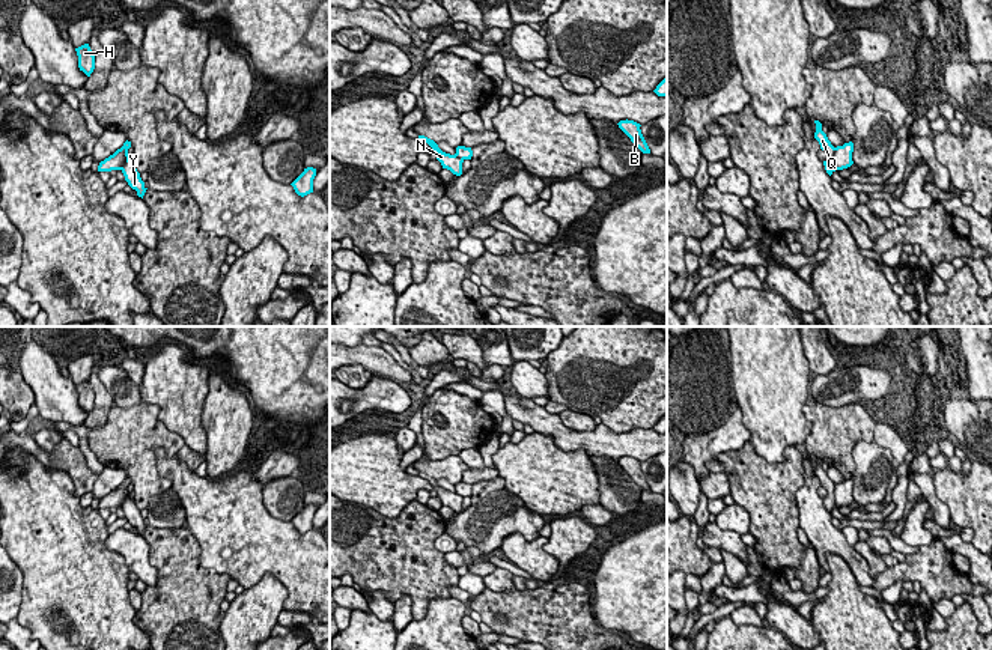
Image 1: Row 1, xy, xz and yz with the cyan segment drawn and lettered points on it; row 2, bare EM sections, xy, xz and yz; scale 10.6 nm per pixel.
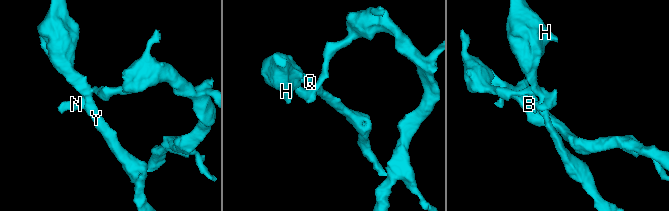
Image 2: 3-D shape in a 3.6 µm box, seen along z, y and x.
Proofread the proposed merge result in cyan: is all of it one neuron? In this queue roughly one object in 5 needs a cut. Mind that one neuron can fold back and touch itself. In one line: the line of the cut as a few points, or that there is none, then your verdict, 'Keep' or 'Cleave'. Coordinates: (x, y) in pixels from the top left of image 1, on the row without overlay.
Split along yz (834, 485), (834, 503), (837, 506). Cleave

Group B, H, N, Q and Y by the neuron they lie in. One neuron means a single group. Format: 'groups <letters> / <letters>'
groups B N / H Q Y

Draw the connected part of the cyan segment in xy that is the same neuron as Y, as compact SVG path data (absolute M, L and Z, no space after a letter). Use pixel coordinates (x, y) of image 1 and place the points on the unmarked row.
M128 489L125 491L125 497L123 497L120 507L125 513L125 518L128 519L128 522L137 528L138 534L143 536L148 525L145 524L145 519L141 518L140 510L137 509L134 500L129 498Z

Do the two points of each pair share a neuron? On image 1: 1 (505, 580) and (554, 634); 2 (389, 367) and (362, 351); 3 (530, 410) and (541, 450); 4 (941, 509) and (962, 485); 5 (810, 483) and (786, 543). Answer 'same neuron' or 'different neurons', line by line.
1: different neurons
2: same neuron
3: different neurons
4: different neurons
5: different neurons

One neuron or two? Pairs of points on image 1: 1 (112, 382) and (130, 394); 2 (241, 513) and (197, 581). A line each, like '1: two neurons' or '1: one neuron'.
1: one neuron
2: two neurons

